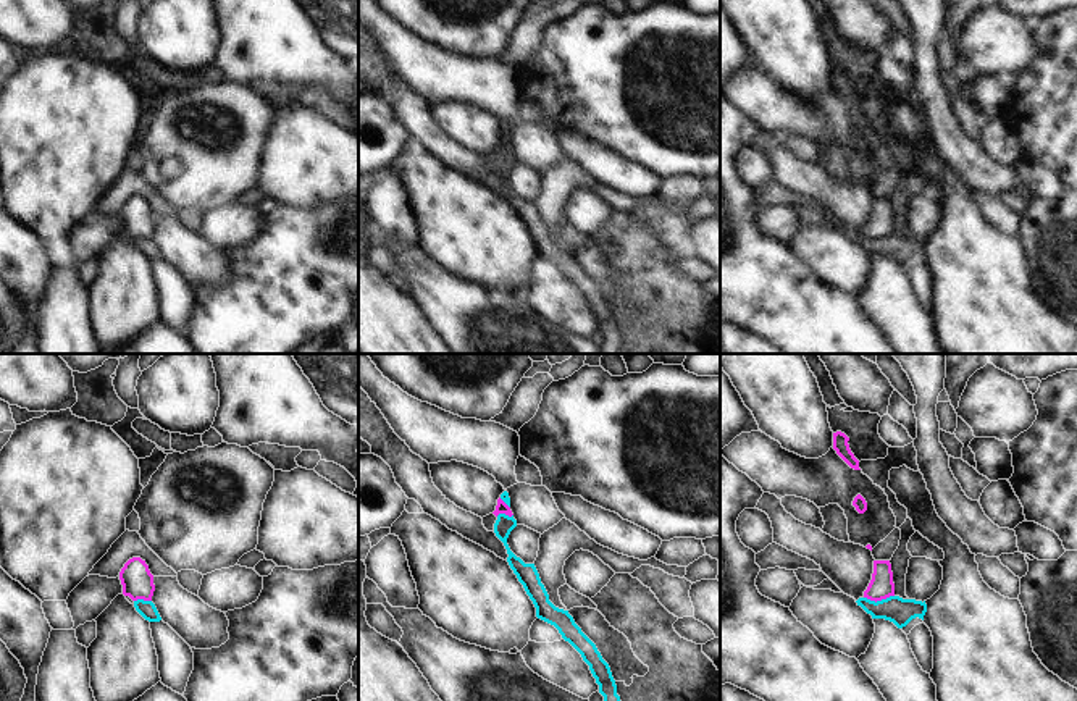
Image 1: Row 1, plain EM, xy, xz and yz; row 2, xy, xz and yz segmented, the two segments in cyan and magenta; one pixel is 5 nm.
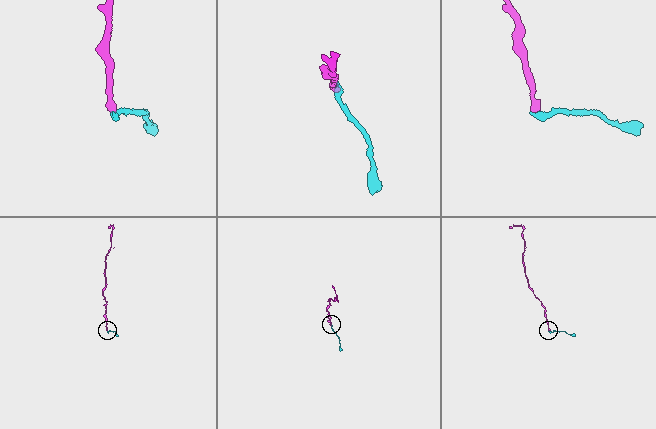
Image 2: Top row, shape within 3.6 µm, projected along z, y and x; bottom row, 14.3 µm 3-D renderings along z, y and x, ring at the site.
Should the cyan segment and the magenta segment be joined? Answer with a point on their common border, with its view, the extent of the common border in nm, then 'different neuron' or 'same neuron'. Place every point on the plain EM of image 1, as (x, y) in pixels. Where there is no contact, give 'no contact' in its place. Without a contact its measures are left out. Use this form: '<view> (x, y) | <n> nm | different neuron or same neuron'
yz (879, 239) | 150 nm | different neuron

